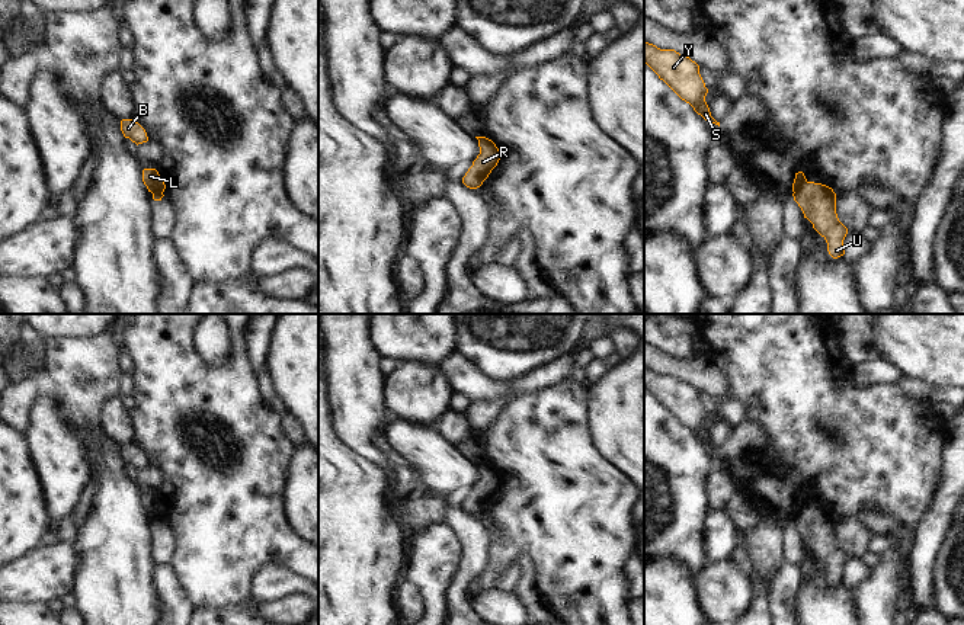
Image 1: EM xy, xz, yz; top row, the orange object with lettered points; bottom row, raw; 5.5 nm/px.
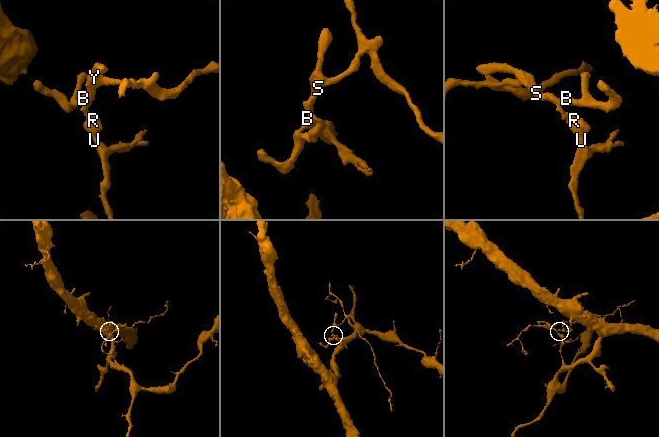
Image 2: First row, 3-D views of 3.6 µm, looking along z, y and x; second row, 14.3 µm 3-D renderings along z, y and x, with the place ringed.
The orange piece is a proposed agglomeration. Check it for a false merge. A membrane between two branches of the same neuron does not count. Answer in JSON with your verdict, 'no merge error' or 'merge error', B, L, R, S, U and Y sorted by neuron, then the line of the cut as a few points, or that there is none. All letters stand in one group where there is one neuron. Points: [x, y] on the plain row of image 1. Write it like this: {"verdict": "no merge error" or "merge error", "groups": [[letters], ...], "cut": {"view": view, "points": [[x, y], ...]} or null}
{"verdict": "merge error", "groups": [["B", "L", "S", "Y"], ["R", "U"]], "cut": {"view": "yz", "points": [[807, 507], [794, 518]]}}

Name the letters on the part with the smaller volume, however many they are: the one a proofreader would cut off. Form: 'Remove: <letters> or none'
Remove: B, L, S, Y

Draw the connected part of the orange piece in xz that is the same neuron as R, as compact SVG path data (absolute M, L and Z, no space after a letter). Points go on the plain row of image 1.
M481 462L478 465L480 480L473 487L473 491L468 494L462 503L462 509L470 515L477 515L489 503L491 496L497 491L499 474L489 468L489 464Z

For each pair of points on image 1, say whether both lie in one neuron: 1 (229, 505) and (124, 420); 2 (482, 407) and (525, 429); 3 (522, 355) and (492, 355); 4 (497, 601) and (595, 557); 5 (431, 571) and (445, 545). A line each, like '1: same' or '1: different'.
1: different
2: different
3: same
4: different
5: same

